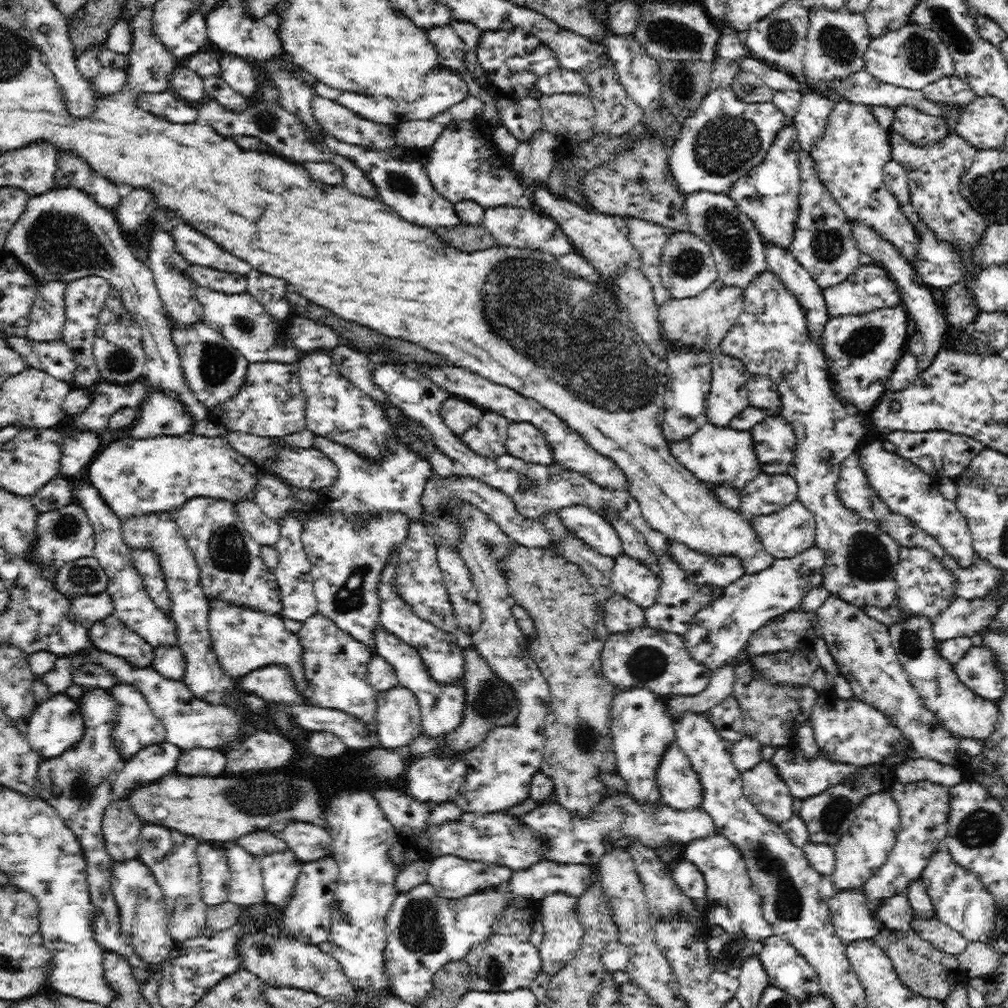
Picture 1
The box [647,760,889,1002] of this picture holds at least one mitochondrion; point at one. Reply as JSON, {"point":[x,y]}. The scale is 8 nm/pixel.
{"point":[788,899]}

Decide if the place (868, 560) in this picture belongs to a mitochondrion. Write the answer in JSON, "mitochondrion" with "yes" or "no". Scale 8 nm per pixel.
{"mitochondrion":"yes"}

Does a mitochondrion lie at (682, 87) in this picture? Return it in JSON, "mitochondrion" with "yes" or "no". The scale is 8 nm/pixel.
{"mitochondrion":"yes"}

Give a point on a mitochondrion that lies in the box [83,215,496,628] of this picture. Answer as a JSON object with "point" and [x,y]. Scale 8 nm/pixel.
{"point":[227,551]}

